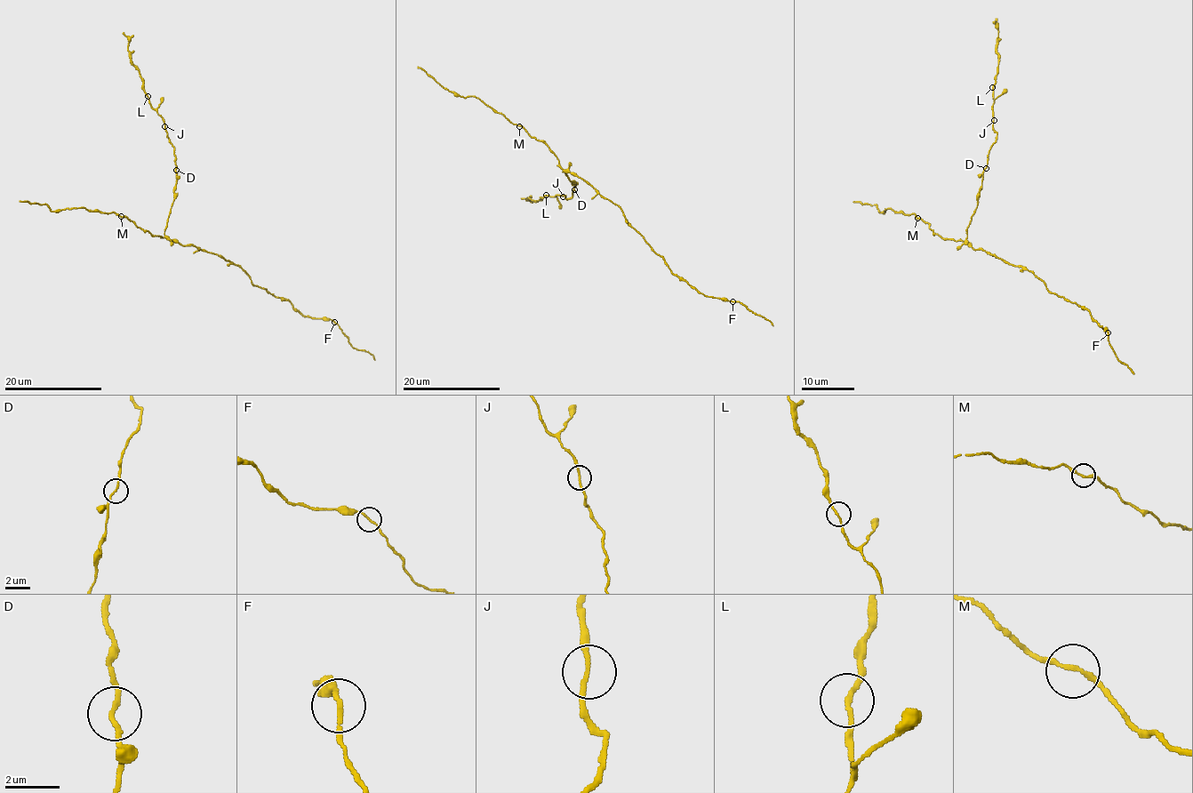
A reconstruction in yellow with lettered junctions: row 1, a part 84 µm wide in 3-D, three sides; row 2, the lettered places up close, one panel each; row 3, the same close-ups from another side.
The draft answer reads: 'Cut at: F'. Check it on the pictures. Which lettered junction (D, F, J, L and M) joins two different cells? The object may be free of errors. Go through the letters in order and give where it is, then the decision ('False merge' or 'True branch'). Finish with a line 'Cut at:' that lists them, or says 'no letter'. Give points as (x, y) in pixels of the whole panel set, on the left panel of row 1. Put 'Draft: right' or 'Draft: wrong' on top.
Draft: right
D: Place: (176, 170). True branch
F: Place: (334, 322). False merge
J: Place: (164, 126). True branch
L: Place: (148, 96). True branch
M: Place: (121, 216). True branch
Cut at: F

